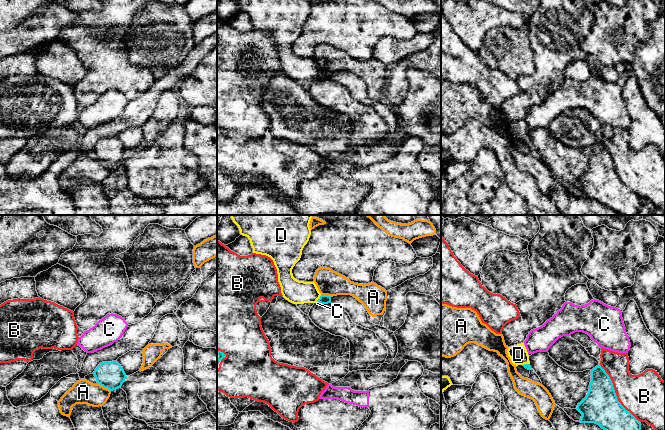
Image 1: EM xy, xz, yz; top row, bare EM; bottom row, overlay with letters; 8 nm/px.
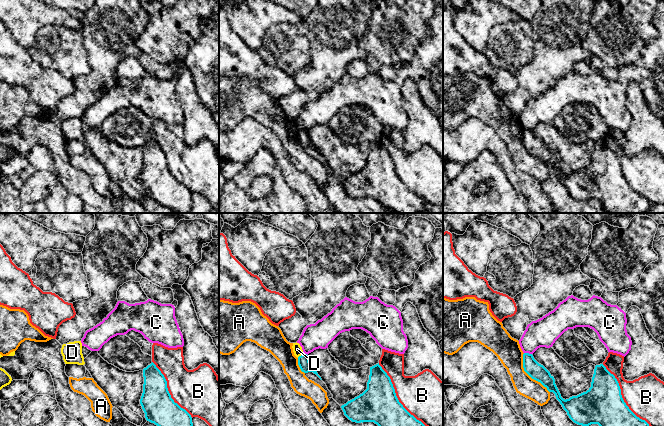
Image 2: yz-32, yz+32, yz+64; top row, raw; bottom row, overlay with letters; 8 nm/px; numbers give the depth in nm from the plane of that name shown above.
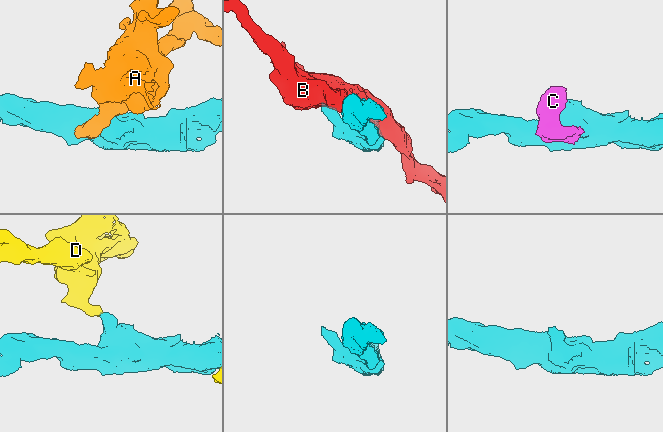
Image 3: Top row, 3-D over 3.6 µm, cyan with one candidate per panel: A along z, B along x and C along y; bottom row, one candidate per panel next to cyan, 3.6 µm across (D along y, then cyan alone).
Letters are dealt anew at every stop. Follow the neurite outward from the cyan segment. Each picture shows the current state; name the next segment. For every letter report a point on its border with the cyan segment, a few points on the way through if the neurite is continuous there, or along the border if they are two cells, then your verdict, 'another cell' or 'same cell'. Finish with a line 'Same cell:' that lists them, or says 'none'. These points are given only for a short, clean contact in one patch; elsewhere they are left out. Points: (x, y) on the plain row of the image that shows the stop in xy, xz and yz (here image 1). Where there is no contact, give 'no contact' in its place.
A: xy (104, 163) | along xy (97, 158), (110, 167) | another cell
B: yz (615, 170) | another cell
C: xz (319, 78) | along xz (317, 78), (321, 80) | another cell
D: xz (318, 75) | along xz (321, 71), (315, 78) | another cell
Same cell: none

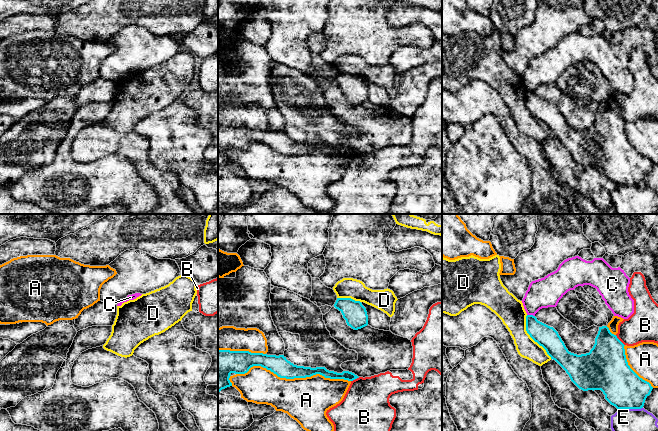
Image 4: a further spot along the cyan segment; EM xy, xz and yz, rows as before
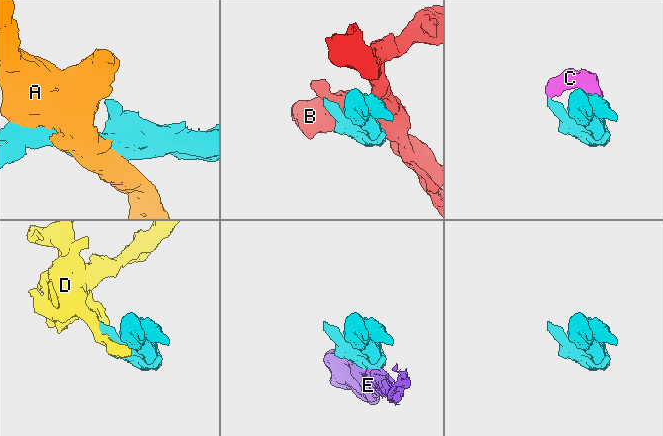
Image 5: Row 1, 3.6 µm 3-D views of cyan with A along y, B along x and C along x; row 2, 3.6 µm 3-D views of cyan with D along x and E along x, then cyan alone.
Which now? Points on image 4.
A: xz (293, 154) | another cell
B: yz (619, 116) | another cell
C: yz (531, 91) | along yz (527, 90), (534, 92) | another cell
D: yz (531, 113) | along yz (526, 91), (526, 108), (551, 134) | another cell
E: yz (630, 184) | another cell
Same cell: none

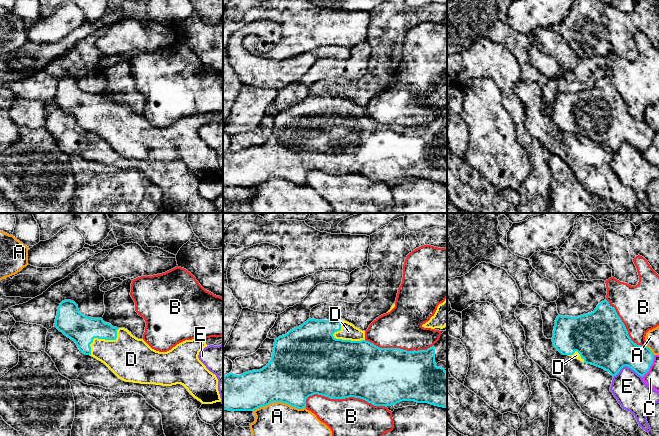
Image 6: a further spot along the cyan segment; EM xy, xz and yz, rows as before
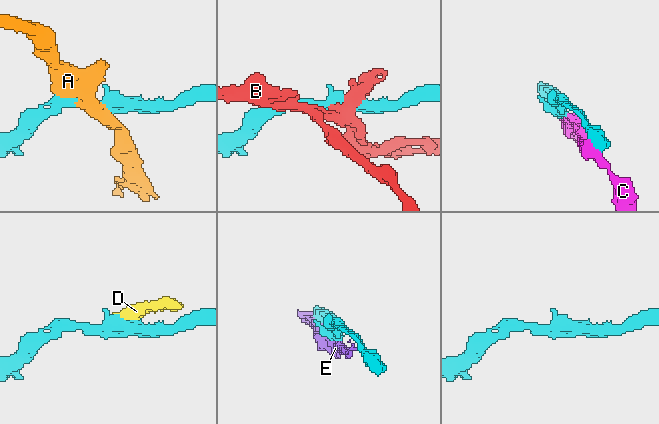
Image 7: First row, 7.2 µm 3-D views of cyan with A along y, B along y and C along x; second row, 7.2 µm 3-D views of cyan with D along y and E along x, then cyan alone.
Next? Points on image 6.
A: xz (279, 177) | another cell
B: xz (346, 173) | another cell
C: yz (650, 141) | another cell
D: xz (348, 116) | same cell
E: yz (627, 142) | another cell
Same cell: D

